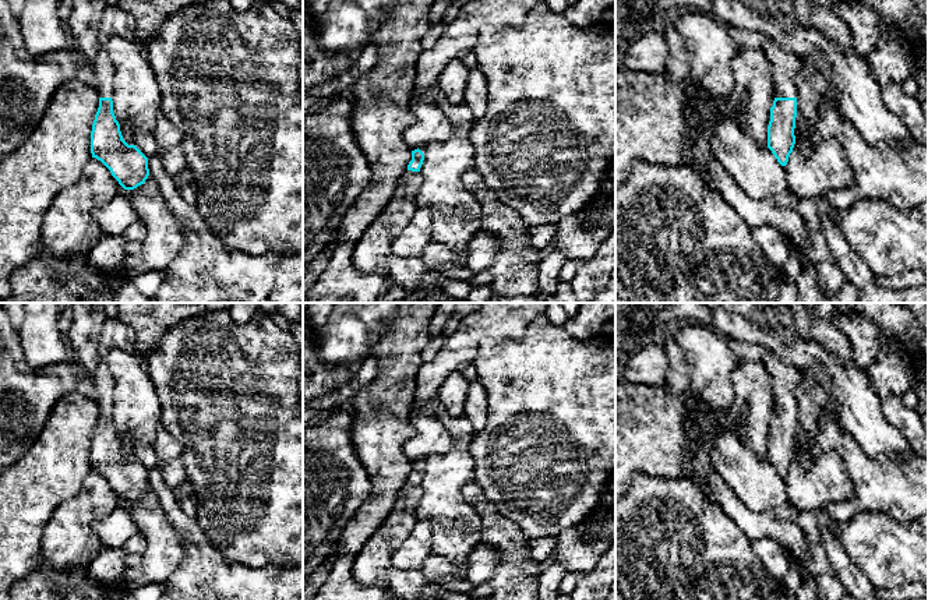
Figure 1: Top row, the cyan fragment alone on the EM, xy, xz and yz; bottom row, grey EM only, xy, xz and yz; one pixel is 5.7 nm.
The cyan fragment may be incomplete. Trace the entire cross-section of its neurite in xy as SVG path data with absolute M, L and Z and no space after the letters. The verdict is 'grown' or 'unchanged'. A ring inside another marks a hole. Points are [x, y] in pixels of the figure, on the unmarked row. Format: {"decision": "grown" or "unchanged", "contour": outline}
{"decision": "grown", "contour": "M68 303L73 324L66 339L78 360L93 378L99 420L91 444L92 470L100 473L124 502L134 502L149 488L148 470L121 448L113 426L113 377L99 349L102 327L107 320L103 303Z"}

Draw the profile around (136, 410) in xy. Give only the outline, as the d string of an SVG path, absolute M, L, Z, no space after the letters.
M112 349L105 360L113 377L113 426L119 437L128 435L134 458L149 470L159 459L155 449L156 431L160 426L160 403L148 377L147 368L135 353Z

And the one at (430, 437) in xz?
M413 414L410 424L414 435L405 442L403 453L412 463L431 455L445 455L452 449L452 437L435 416Z

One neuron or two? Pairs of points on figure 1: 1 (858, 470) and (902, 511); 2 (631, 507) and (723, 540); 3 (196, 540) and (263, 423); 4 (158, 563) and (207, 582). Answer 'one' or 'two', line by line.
1: one
2: one
3: two
4: two

